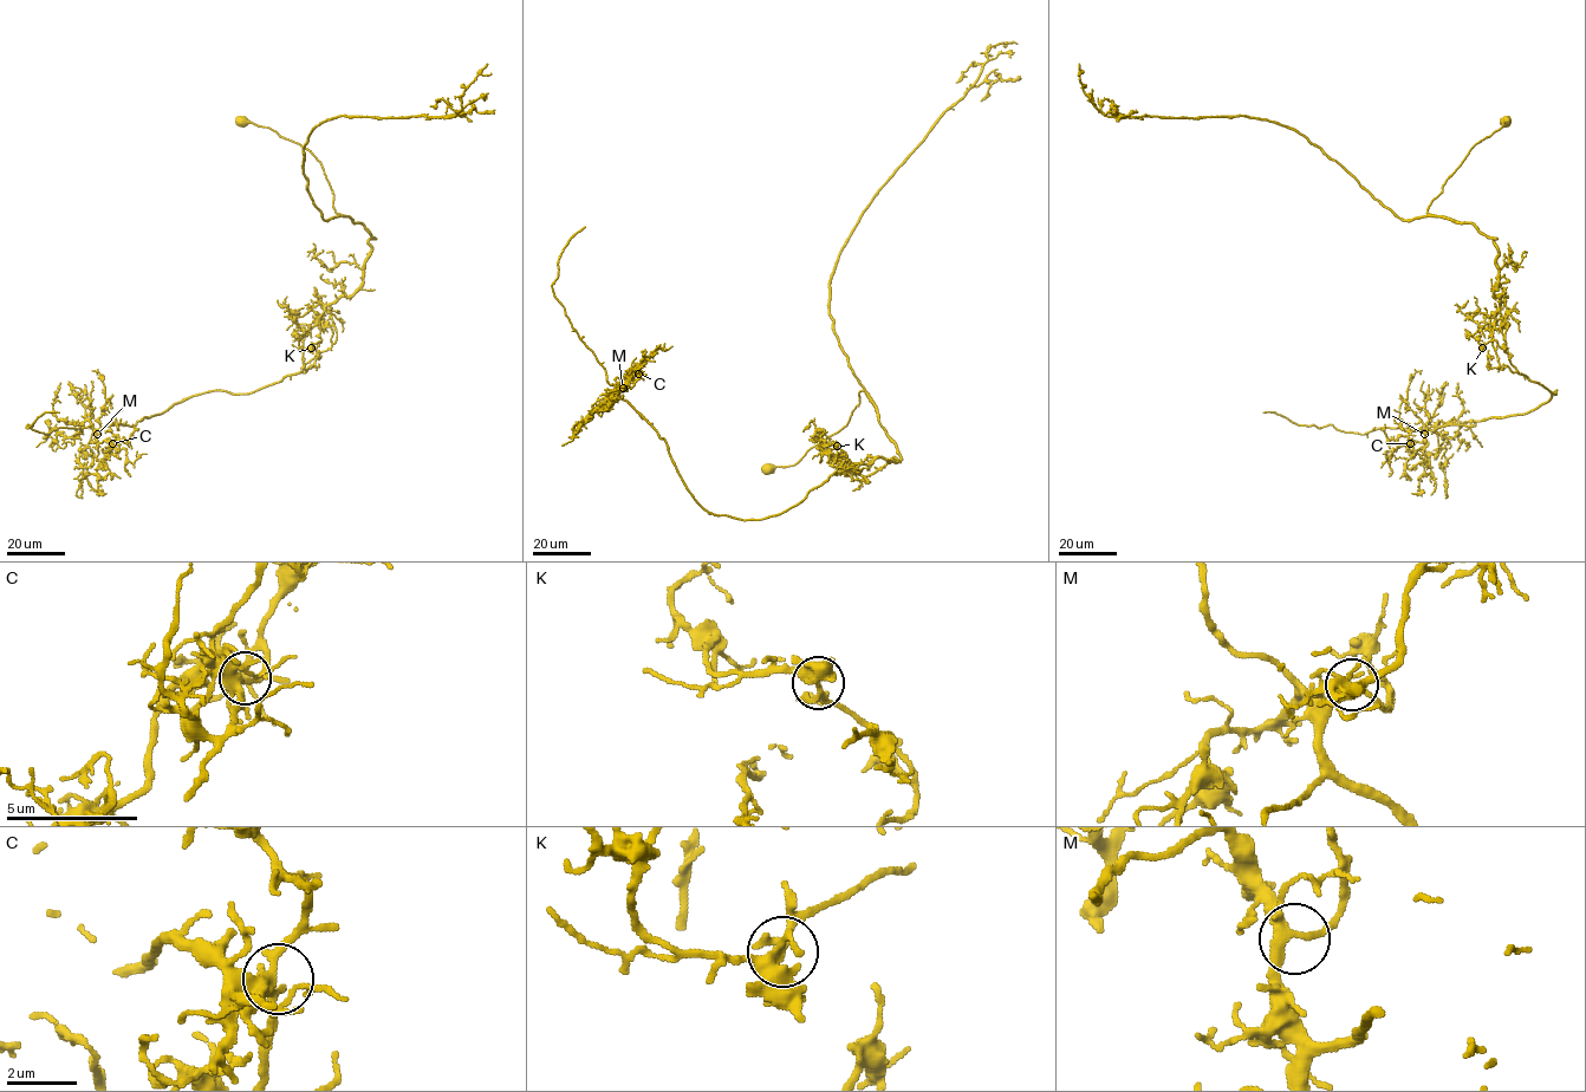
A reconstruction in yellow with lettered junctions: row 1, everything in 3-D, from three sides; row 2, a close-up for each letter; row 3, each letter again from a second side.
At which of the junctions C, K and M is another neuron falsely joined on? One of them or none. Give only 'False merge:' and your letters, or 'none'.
False merge: K

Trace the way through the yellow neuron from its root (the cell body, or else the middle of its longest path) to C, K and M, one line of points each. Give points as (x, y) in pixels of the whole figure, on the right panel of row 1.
C: (1506, 122), (1427, 213), (1496, 238), (1493, 338), (1557, 392), (1410, 443)
K: (1506, 122), (1470, 150), (1427, 212), (1470, 222), (1496, 238), (1494, 294), (1500, 306), (1493, 339), (1482, 348)
M: (1506, 122), (1470, 150), (1427, 213), (1496, 238), (1493, 338), (1520, 374), (1557, 392), (1525, 414), (1424, 434)

